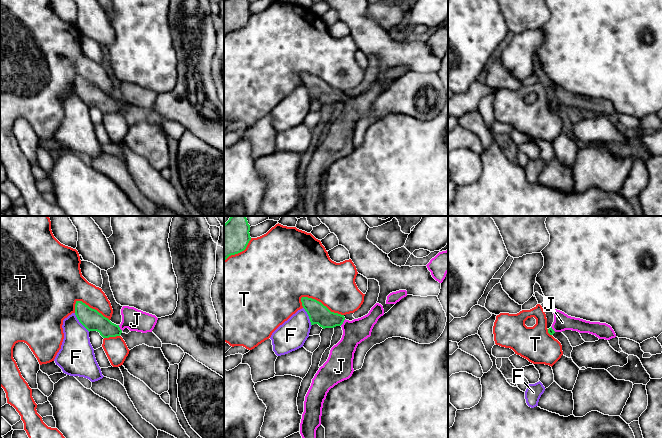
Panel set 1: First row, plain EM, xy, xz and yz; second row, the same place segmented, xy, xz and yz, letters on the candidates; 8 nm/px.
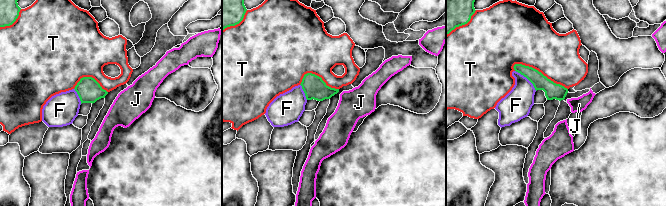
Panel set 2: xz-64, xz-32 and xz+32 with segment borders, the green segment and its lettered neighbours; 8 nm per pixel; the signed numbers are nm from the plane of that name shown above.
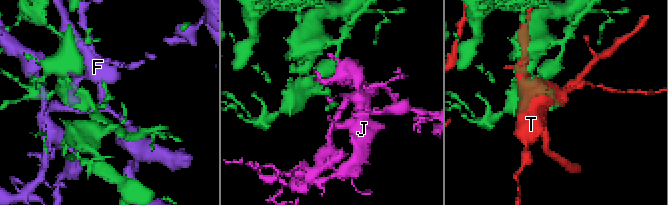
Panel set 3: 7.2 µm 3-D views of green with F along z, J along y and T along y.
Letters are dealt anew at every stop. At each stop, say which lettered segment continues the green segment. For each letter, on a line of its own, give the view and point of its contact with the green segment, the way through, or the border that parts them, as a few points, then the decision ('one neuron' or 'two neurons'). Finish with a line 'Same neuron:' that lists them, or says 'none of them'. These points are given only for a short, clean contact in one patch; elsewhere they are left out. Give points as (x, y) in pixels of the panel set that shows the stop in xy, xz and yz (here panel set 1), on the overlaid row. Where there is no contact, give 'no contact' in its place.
F: xy (80, 322) | two neurons
J: xz (343, 321) | across xz (319, 314), (326, 319), (343, 321), (354, 332) | one neuron
T: xz (321, 303) | two neurons
Same neuron: J

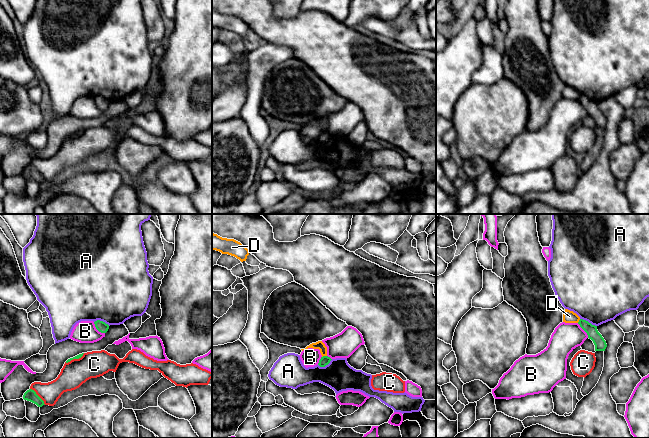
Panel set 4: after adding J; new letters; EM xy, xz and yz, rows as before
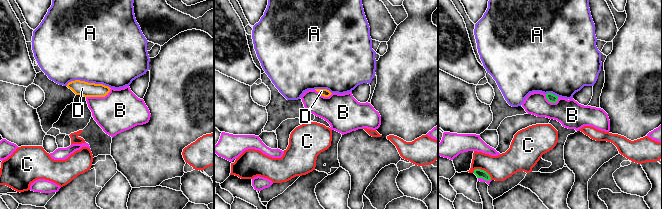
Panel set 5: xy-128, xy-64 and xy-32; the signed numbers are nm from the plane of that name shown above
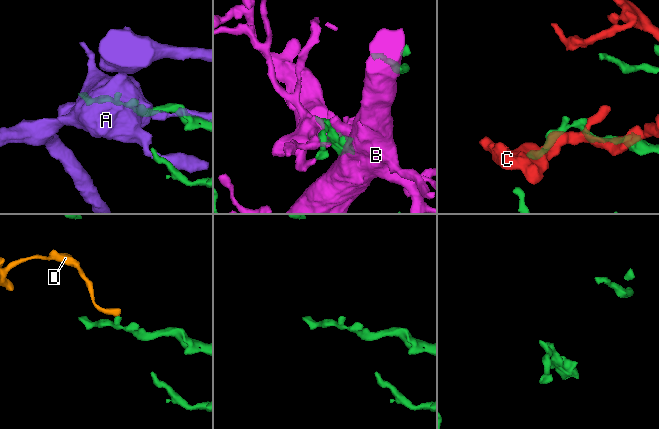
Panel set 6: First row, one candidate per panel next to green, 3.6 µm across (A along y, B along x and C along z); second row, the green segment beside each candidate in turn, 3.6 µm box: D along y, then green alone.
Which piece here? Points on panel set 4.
A: yz (587, 321) | two neurons
B: xy (97, 329) | two neurons
C: xy (38, 396) | two neurons
D: xz (324, 356) | along xz (326, 355), (322, 357) | two neurons
Same neuron: none of them

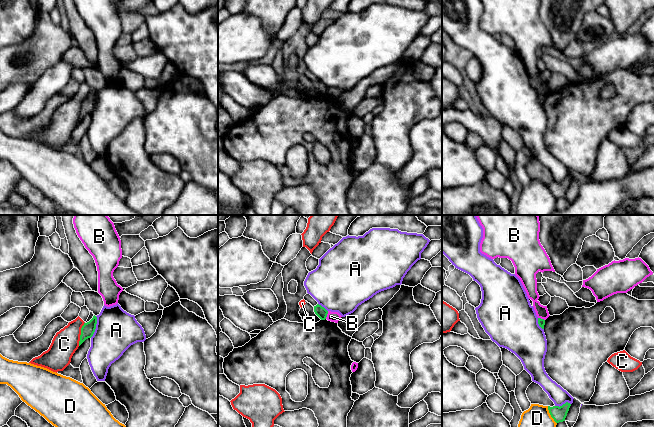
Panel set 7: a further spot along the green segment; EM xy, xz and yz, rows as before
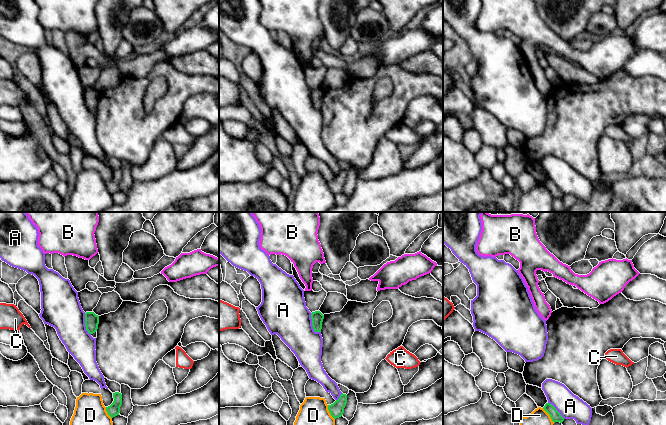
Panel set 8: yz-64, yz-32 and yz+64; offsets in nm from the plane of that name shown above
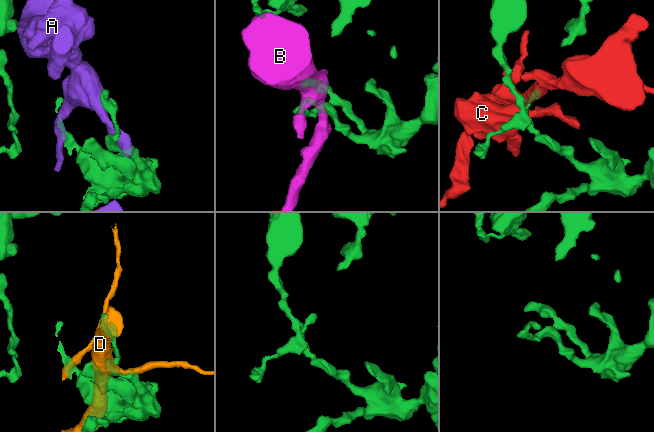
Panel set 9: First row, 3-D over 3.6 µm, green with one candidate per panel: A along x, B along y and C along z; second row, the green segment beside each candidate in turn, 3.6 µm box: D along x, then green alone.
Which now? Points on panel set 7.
A: xy (95, 327) | two neurons
B: xz (326, 315) | along xz (328, 311), (325, 318) | two neurons
C: xy (81, 334) | two neurons
D: yz (550, 414) | two neurons
Same neuron: none of them

